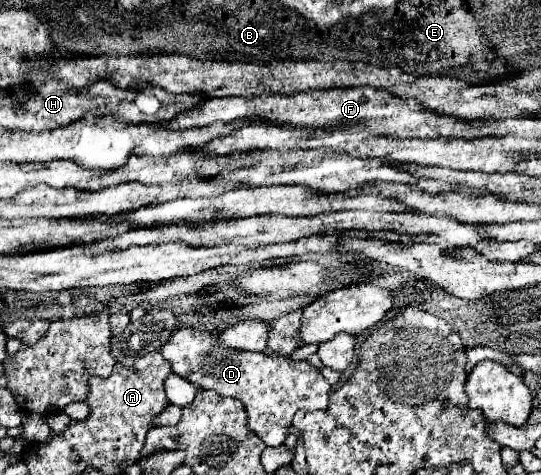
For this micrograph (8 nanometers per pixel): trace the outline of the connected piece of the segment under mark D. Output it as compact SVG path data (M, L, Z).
M181 328L175 332L167 346L161 348L163 358L173 366L173 372L181 378L197 384L203 390L215 390L219 396L235 398L247 412L247 426L267 446L281 446L287 438L293 414L297 410L327 410L329 392L333 386L321 376L321 372L305 360L291 360L281 354L231 350L219 344L219 336L193 328Z

